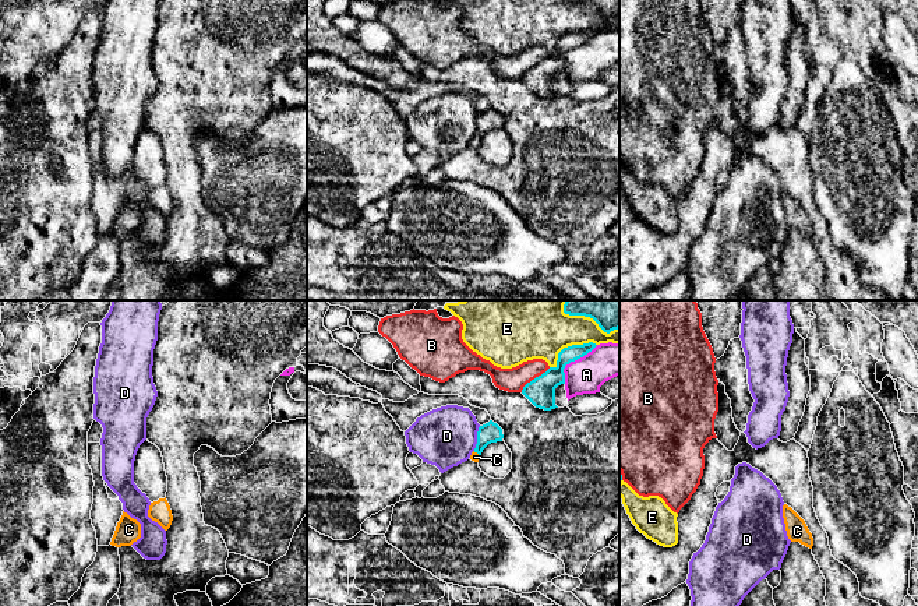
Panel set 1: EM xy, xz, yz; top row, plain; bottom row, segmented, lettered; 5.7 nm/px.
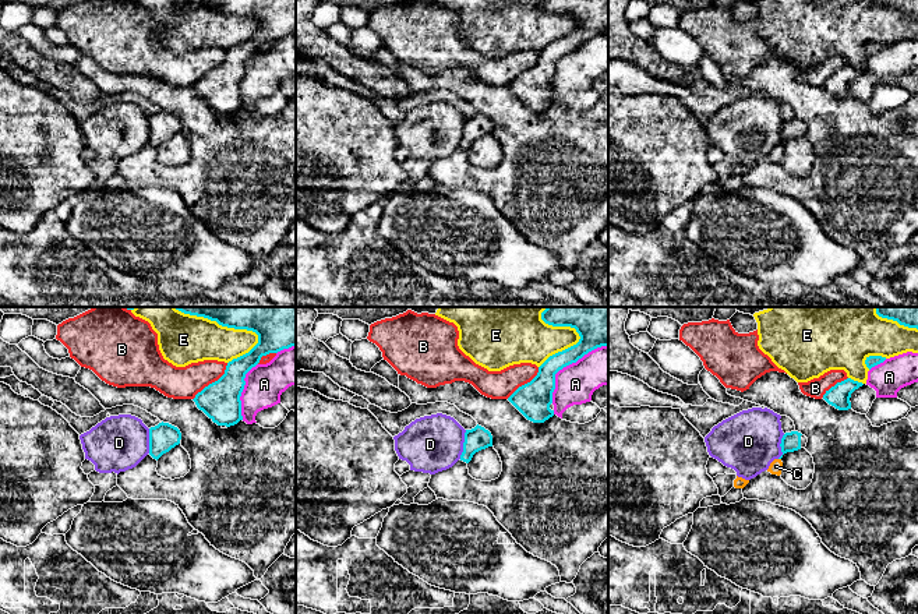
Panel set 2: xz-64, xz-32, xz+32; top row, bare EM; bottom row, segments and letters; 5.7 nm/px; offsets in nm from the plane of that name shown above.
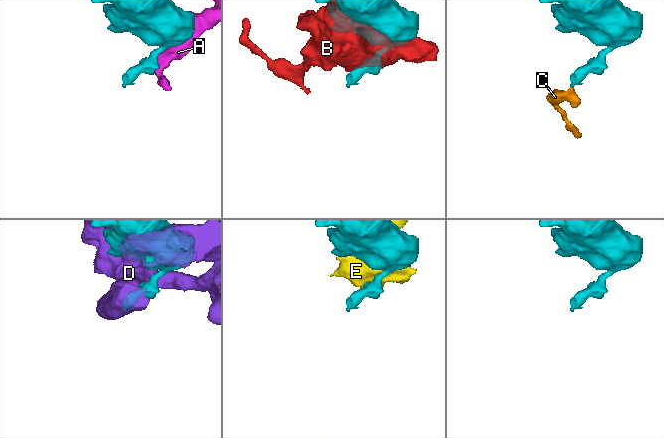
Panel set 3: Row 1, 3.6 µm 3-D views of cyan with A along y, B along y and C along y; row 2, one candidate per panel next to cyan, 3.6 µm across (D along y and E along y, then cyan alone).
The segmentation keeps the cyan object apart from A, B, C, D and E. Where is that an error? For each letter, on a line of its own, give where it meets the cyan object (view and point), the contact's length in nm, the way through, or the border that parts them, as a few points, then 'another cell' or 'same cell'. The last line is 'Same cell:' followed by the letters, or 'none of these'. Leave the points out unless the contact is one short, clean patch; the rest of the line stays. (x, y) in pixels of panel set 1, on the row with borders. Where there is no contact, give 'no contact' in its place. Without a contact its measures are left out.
A: meets cyan in xz at (572, 360); contact 300 nm long; another cell
B: meets cyan in xz at (536, 377); contact 220 nm long; another cell
C: meets cyan in xz at (476, 451); contact 50 nm long; runs through xz (488, 433), (476, 451), (475, 457); same cell
D: meets cyan in xz at (477, 439); contact 150 nm long; another cell
E: meets cyan in xz at (568, 346); contact 300 nm long; another cell
Same cell: C

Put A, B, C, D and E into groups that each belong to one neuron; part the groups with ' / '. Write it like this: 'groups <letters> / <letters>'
groups A / B / C / D / E

